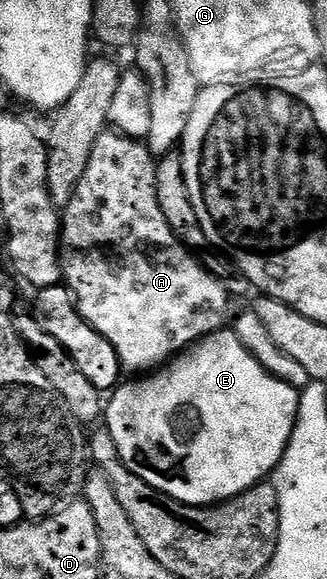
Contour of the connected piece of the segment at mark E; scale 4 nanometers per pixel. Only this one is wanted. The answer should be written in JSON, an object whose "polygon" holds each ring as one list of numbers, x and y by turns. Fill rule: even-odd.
{"polygon":[[230,328,208,333,150,375,120,384,105,405,106,432,117,443,119,458,149,487,186,505,218,505,274,474,293,435,300,390,277,379,237,339]]}

